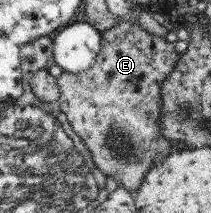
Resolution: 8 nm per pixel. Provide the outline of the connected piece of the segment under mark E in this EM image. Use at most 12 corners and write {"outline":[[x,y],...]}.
{"outline":[[123,21],[58,77],[94,164],[130,192],[161,137],[173,43]]}

